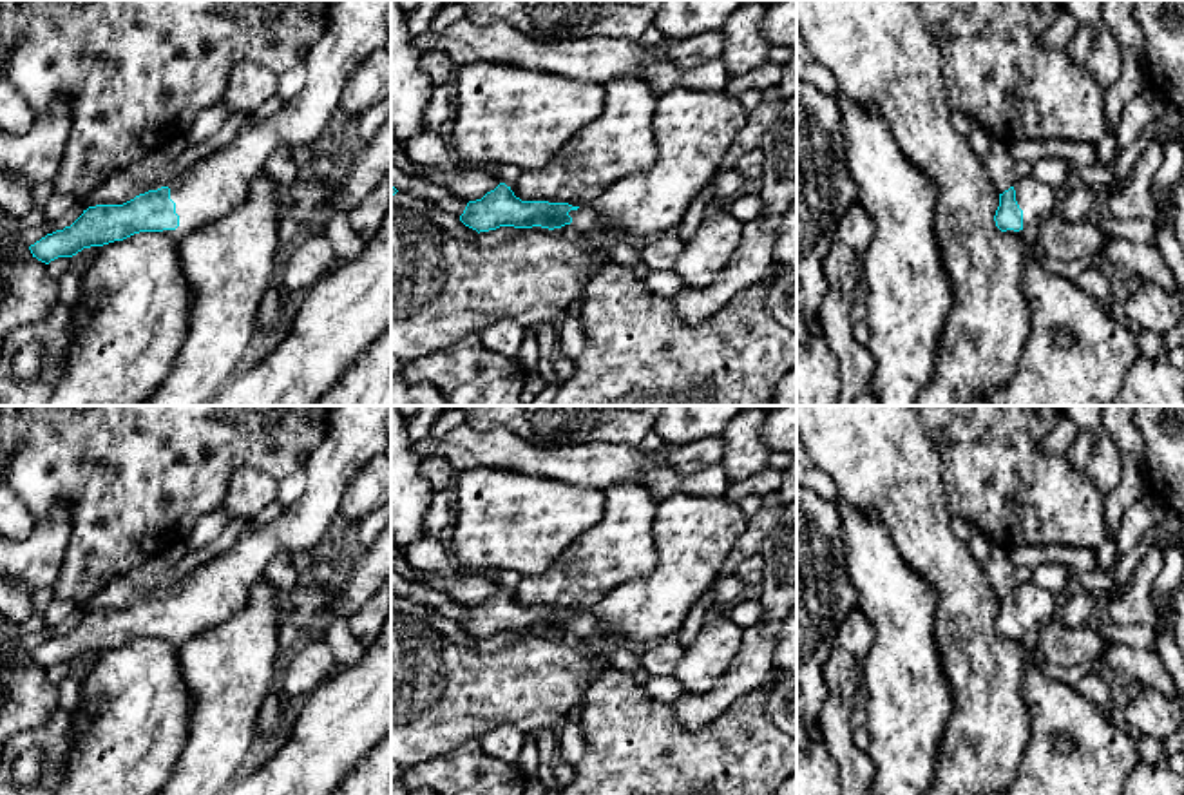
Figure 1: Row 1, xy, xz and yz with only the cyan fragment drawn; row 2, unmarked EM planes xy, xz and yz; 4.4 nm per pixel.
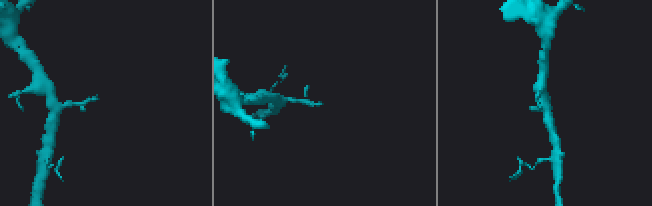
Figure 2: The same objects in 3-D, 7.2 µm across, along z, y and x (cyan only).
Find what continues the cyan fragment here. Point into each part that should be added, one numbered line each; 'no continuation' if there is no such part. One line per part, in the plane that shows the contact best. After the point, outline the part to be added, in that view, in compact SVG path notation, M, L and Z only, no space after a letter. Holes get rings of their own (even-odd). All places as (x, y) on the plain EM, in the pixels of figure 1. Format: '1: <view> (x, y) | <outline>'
1: yz (1036, 605) | M1032 581L1017 585L1014 596L1016 607L1023 616L1023 634L1019 637L1007 636L1007 639L1026 645L1052 618L1061 614L1063 596Z

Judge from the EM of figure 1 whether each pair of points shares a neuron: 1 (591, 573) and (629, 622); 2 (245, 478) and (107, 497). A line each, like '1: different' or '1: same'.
1: different
2: different

